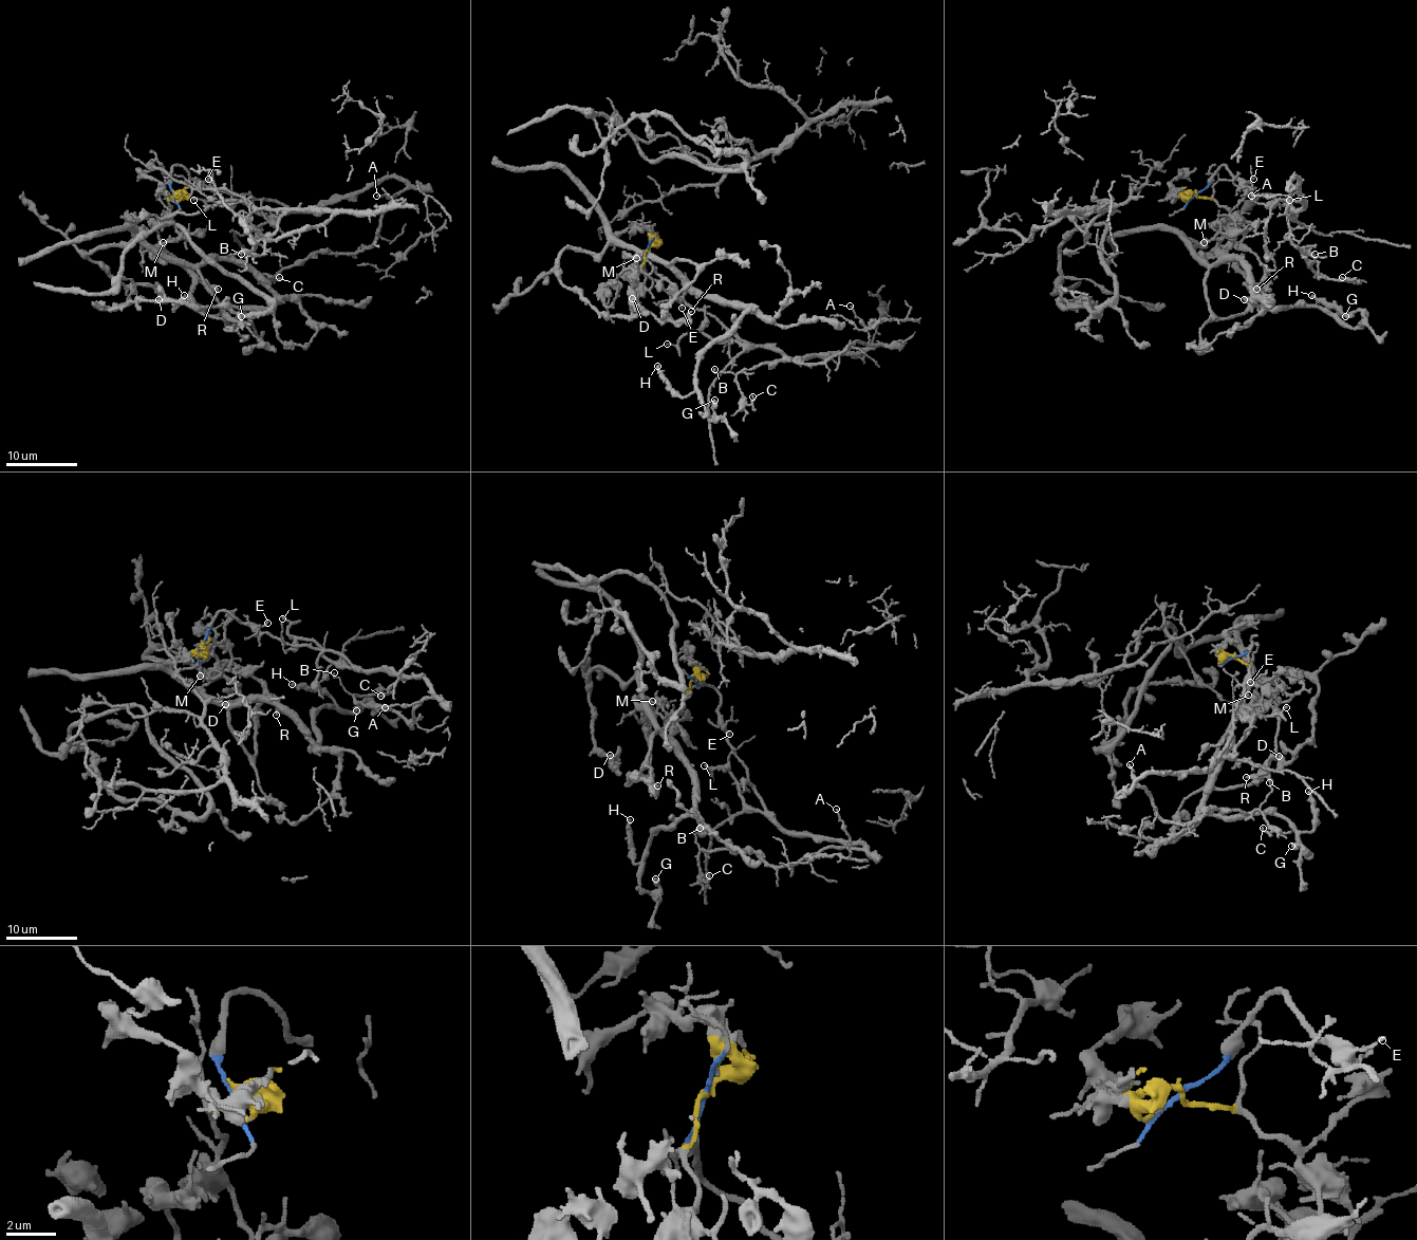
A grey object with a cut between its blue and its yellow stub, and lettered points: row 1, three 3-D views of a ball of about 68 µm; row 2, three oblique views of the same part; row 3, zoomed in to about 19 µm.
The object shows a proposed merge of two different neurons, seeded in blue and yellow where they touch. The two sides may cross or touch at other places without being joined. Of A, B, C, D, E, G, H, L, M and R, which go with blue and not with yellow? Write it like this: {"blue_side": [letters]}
{"blue_side": ["A", "B", "C", "E", "L"]}

